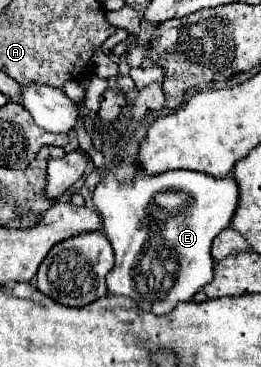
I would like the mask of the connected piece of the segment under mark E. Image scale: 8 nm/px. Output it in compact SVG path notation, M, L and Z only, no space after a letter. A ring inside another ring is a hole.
M120 159L116 167L104 173L102 181L92 193L92 201L102 219L102 229L114 249L114 267L106 275L106 287L112 295L124 295L138 303L140 309L152 311L154 315L170 313L180 301L190 301L196 291L200 291L208 281L214 279L214 259L210 255L212 239L230 225L238 203L238 187L234 177L212 177L198 171L164 171L158 175L148 175L136 159ZM162 191L182 191L190 197L188 205L168 213L162 209L154 195Z

